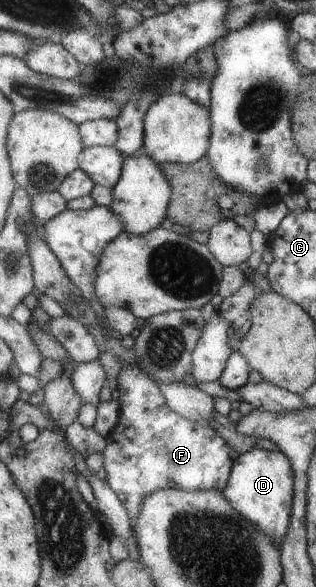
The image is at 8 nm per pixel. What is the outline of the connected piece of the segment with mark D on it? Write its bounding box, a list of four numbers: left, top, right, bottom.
[223,448,294,546]

